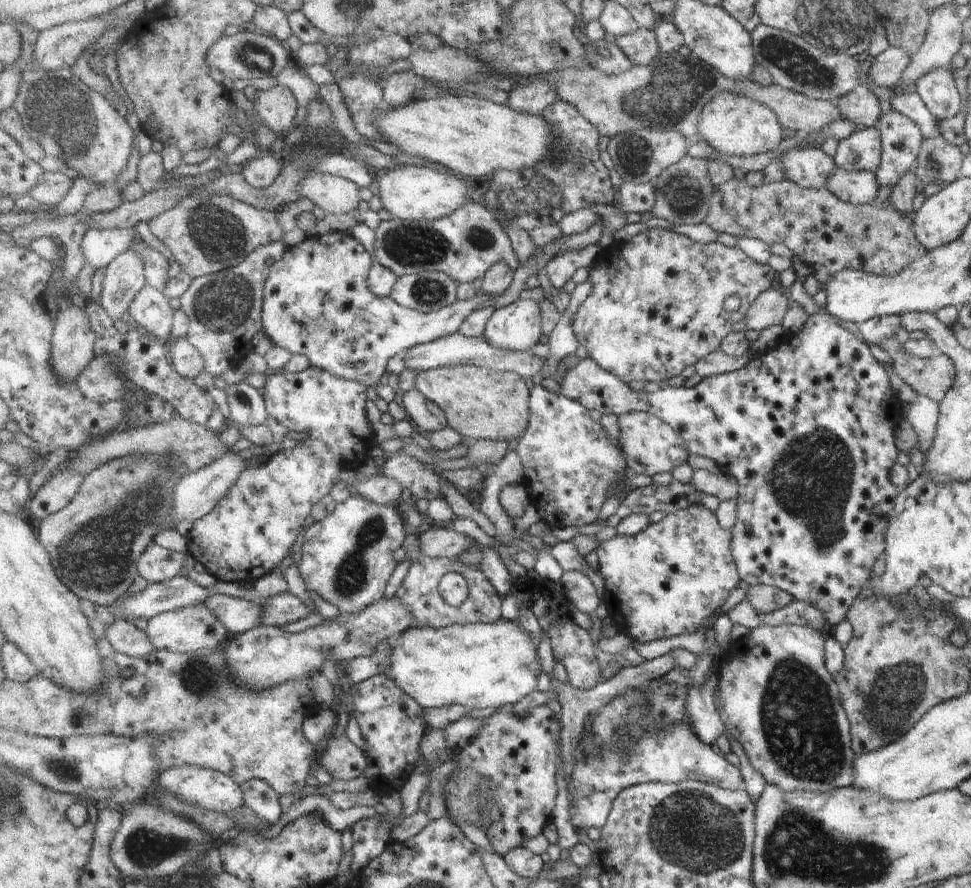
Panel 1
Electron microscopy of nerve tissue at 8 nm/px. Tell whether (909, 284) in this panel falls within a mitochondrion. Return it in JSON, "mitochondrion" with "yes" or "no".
{"mitochondrion":"no"}

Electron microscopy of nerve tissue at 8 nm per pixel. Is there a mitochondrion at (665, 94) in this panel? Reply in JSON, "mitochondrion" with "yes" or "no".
{"mitochondrion":"yes"}

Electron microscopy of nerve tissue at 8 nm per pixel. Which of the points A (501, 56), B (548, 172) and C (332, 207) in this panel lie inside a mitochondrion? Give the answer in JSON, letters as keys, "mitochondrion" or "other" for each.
{"A":"mitochondrion","B":"mitochondrion","C":"other"}

